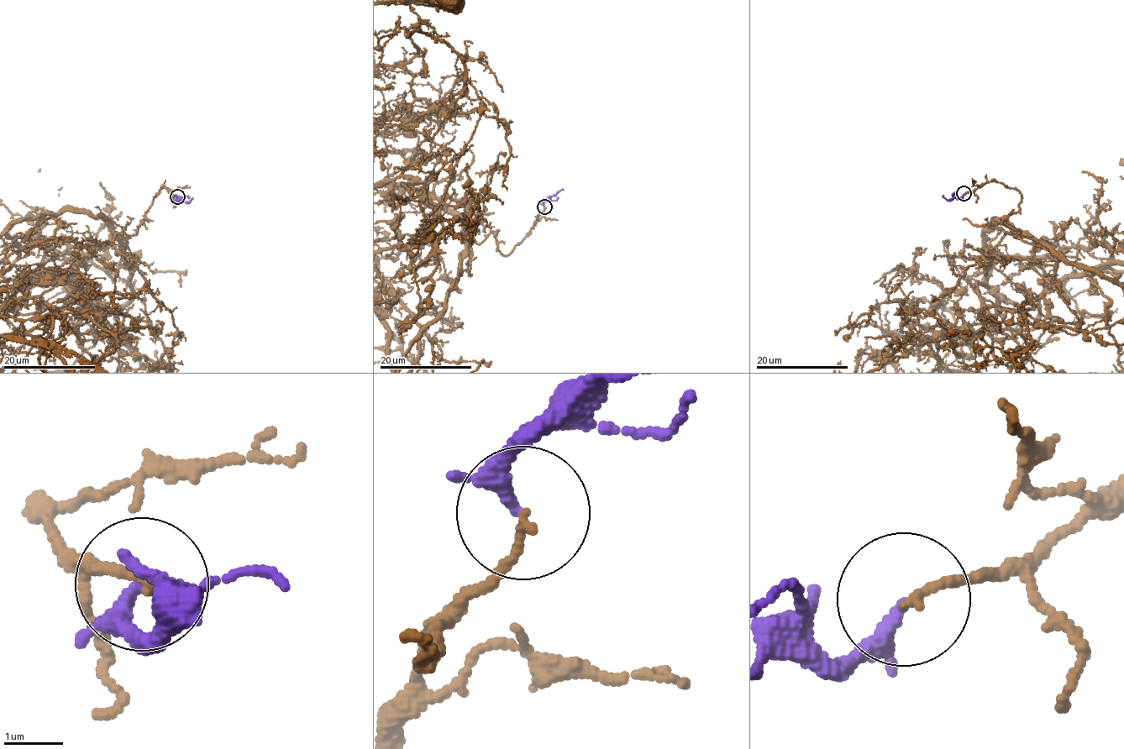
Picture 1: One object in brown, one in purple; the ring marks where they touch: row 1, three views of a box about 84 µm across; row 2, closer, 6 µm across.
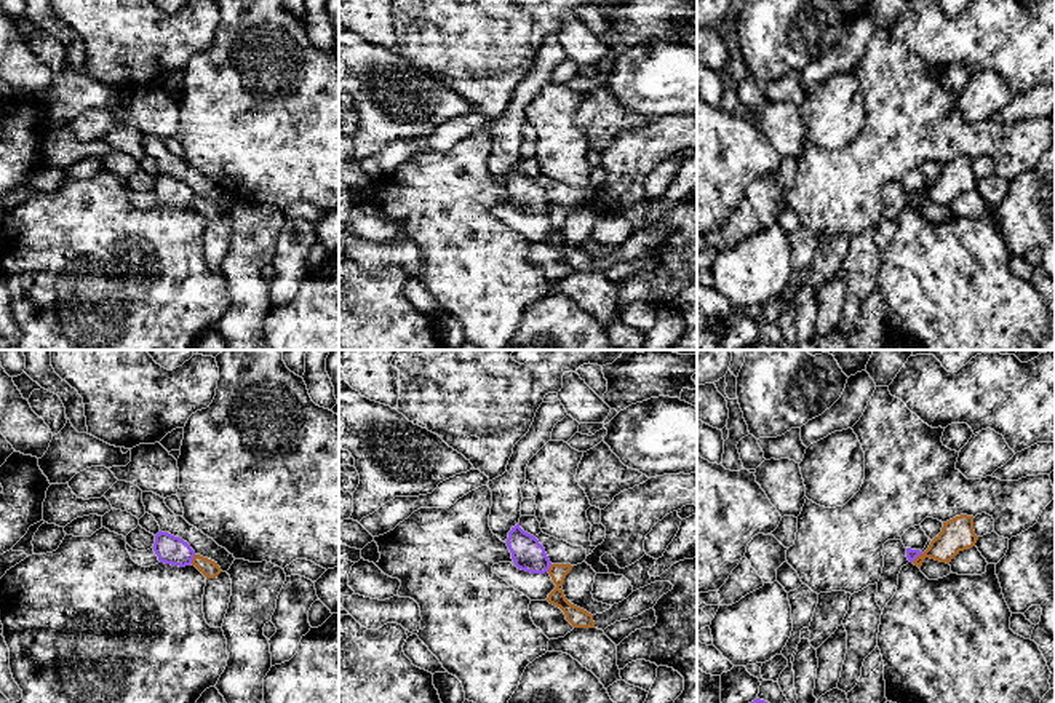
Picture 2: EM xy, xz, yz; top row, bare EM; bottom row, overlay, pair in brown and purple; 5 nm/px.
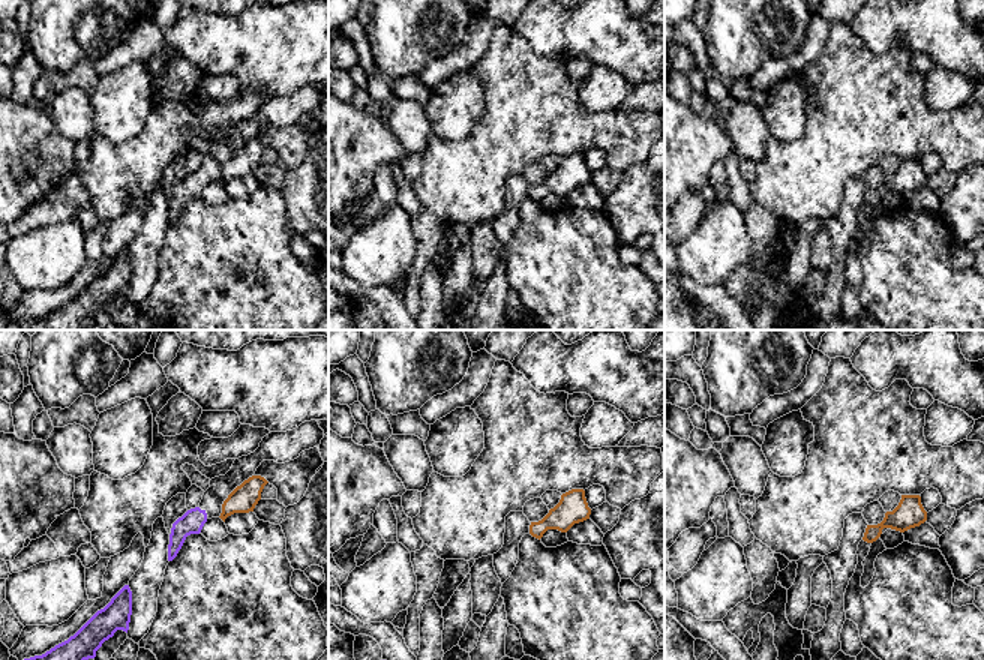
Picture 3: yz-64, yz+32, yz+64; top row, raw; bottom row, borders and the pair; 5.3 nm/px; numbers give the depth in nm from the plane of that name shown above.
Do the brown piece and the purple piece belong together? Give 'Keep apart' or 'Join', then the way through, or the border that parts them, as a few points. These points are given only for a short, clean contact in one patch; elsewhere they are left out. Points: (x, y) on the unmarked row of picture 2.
Keep apart. Boundary: xy (195, 197), (191, 205)

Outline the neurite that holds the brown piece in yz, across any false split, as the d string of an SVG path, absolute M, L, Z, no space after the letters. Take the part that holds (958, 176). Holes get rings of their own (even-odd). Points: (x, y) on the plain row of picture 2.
M961 157L943 165L942 174L930 184L913 206L921 211L926 200L950 206L964 192L975 189L978 179L973 173L973 158Z

